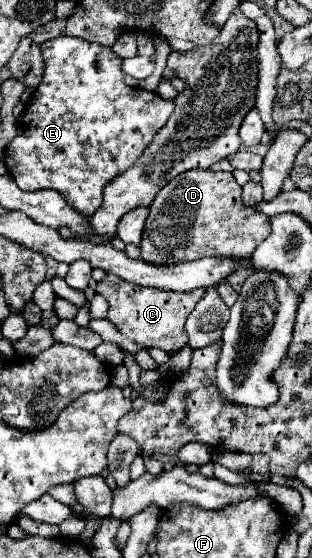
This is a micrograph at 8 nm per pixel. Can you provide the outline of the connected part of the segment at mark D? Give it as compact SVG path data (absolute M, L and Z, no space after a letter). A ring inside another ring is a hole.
M191 170L183 172L169 184L165 184L149 206L151 214L145 222L141 240L141 258L151 264L177 264L185 260L197 260L203 256L243 256L249 258L251 252L267 238L271 232L269 218L255 208L247 208L241 200L241 190L231 172L213 170Z

